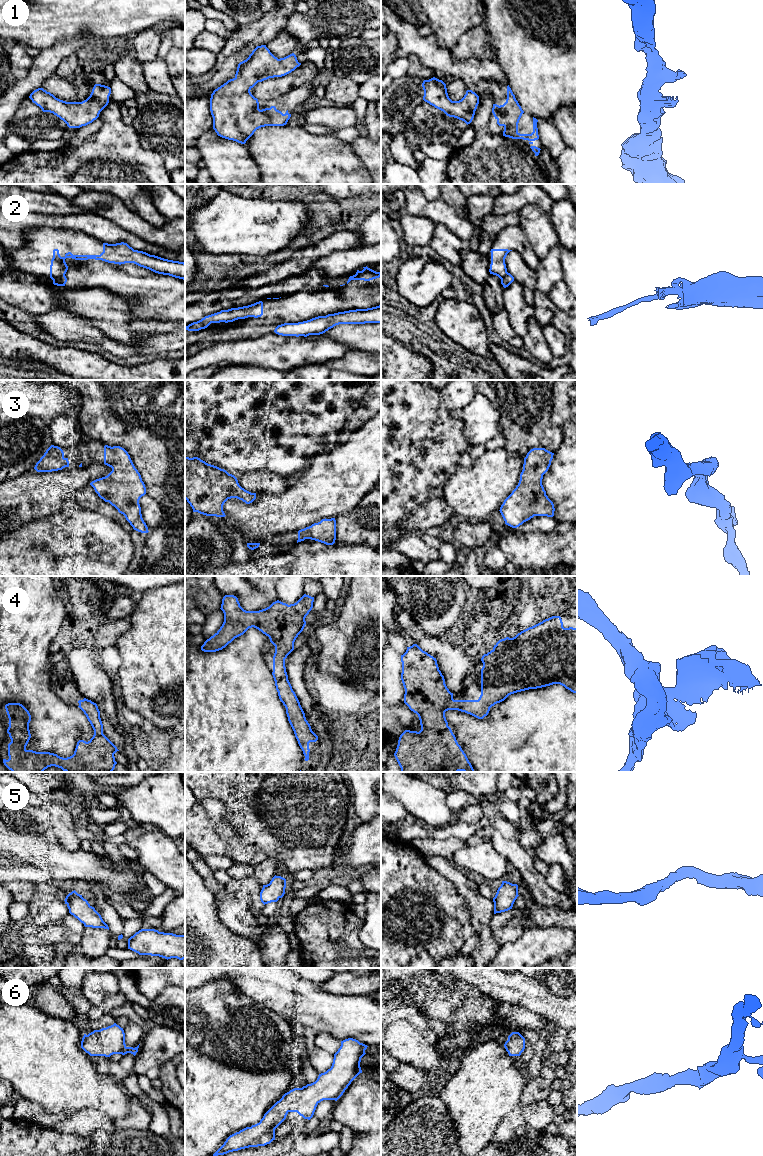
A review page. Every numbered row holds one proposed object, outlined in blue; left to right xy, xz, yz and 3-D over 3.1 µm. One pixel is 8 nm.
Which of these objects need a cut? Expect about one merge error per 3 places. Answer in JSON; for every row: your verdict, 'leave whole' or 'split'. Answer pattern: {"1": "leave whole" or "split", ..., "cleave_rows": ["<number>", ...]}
{"1": "leave whole", "2": "split", "3": "leave whole", "4": "leave whole", "5": "leave whole", "6": "leave whole", "cleave_rows": ["2"]}

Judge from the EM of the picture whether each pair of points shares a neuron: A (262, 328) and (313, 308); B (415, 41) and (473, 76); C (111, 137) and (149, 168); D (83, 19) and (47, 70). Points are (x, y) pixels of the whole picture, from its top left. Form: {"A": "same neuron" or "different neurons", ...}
{"A": "same neuron", "B": "same neuron", "C": "same neuron", "D": "different neurons"}

